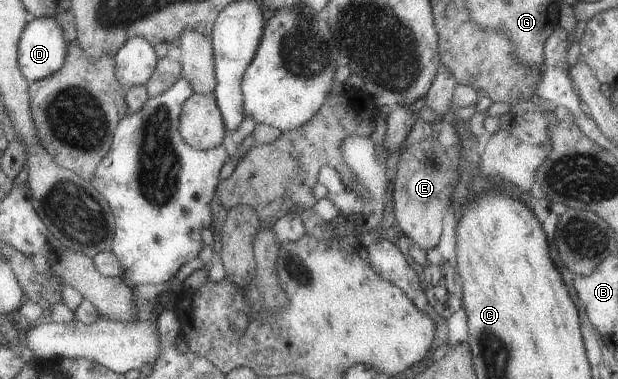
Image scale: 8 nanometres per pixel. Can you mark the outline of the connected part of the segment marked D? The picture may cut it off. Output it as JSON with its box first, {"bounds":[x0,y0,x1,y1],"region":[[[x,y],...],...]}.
{"bounds":[17,16,68,81],"region":[[[55,16],[33,18],[18,41],[17,62],[27,81],[49,77],[63,64],[68,43]]]}

